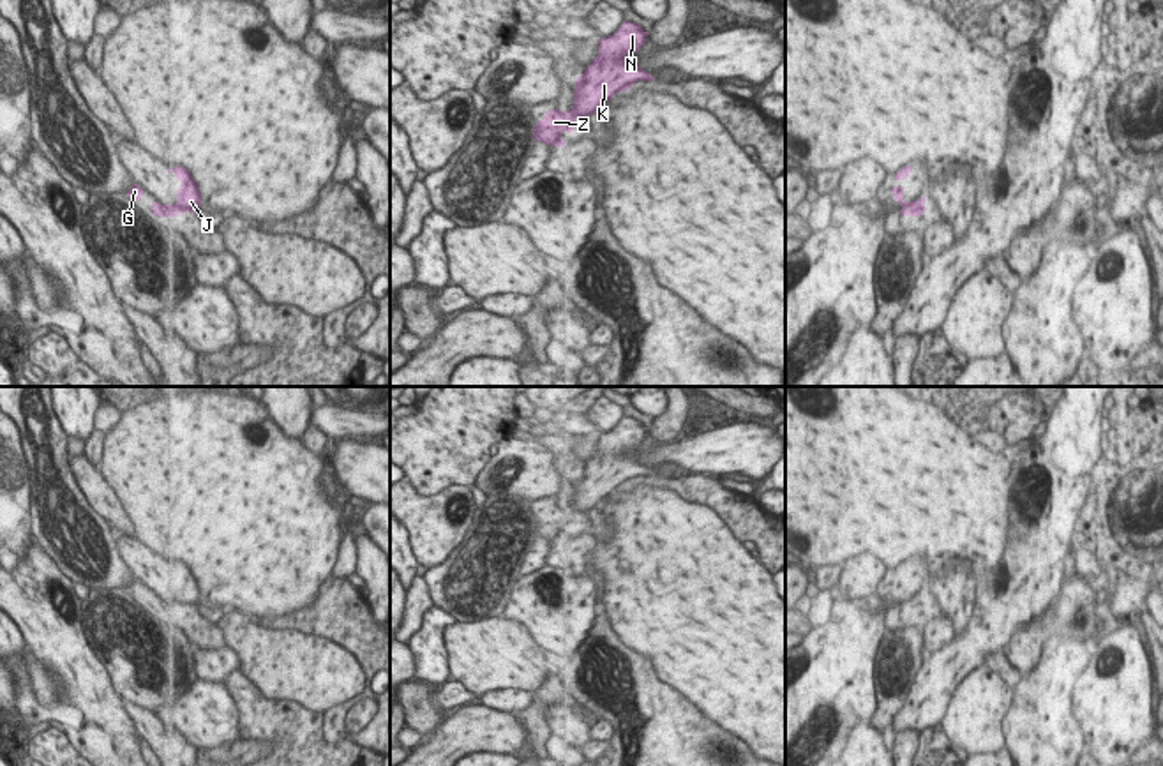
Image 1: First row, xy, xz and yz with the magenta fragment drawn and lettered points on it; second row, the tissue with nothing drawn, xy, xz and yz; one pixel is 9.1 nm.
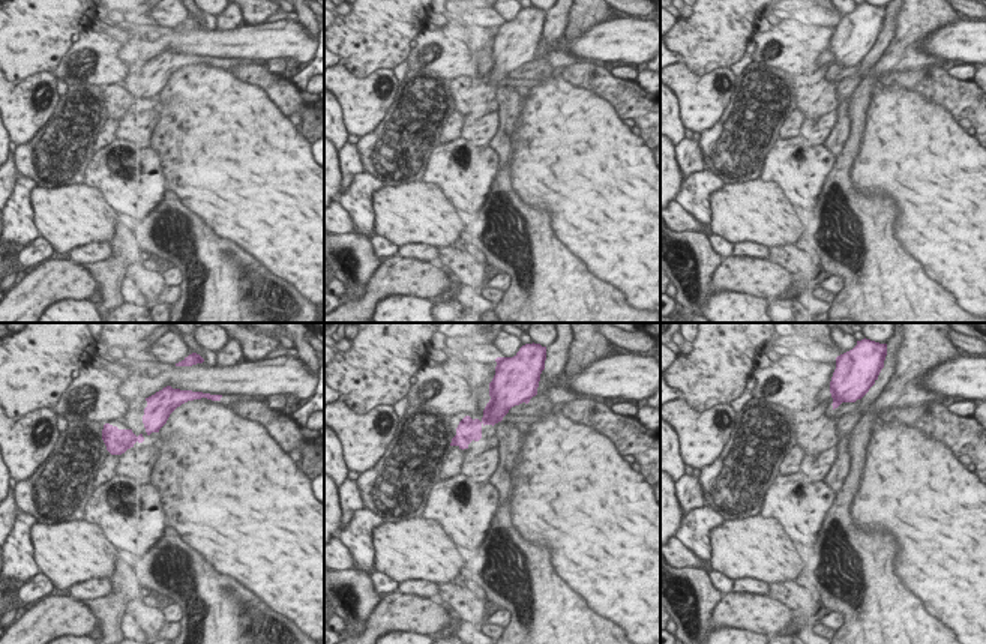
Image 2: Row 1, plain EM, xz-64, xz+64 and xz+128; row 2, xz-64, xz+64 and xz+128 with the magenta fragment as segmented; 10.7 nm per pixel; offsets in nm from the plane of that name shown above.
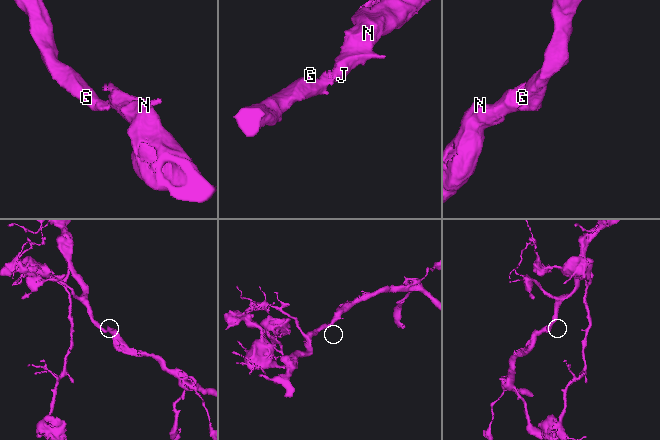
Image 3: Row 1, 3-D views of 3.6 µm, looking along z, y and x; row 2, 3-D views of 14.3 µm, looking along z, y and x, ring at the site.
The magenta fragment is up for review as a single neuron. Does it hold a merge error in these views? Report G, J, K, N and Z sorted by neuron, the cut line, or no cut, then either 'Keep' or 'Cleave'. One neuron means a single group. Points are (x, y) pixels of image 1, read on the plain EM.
Groups: G Z / J K N. Split along xz (570, 505), (577, 516). Cleave

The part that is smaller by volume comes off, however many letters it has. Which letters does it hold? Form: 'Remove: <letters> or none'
Remove: J, K, N

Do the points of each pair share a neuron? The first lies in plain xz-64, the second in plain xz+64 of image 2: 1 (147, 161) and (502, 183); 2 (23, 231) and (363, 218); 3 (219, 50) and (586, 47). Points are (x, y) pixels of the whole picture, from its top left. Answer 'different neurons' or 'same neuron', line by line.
1: different neurons
2: same neuron
3: same neuron

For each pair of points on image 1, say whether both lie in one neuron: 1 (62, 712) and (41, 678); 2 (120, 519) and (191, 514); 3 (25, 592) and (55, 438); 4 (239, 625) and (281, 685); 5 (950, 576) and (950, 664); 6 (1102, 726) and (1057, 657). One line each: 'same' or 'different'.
1: different
2: different
3: different
4: same
5: different
6: different

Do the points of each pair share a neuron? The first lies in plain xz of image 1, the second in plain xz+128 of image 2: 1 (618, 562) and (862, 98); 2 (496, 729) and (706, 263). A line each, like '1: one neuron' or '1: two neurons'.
1: two neurons
2: two neurons

